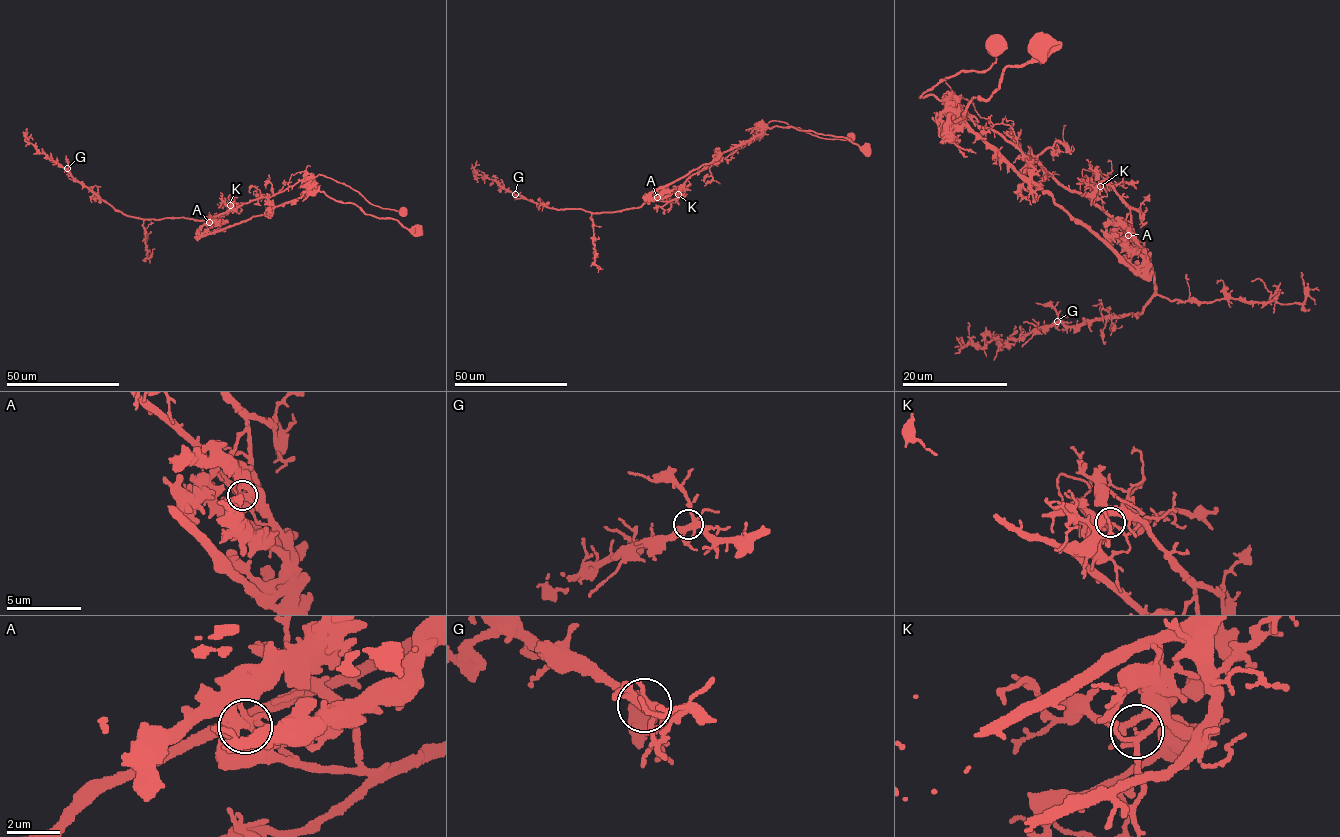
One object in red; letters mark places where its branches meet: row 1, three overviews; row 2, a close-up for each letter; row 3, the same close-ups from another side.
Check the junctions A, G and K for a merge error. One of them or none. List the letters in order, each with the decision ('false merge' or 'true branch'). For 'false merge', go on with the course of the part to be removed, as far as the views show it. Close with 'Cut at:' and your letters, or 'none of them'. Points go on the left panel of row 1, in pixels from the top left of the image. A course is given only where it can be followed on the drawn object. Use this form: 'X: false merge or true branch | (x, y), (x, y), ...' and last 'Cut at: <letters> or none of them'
A: false merge | (209, 222), (234, 207), (201, 220), (142, 219), (122, 214), (29, 143), (26, 137), (29, 138), (31, 134)
G: true branch
K: true branch
Cut at: A

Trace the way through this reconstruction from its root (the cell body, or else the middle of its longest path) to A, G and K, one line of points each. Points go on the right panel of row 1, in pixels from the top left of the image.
A: (1038, 46), (949, 122), (1115, 251), (1140, 255), (1128, 236)
G: (1038, 46), (963, 119), (946, 114), (1003, 136), (1142, 241), (1154, 279), (1137, 317), (1057, 321)
K: (1038, 46), (1004, 68), (987, 101), (971, 98), (963, 119), (946, 114), (962, 111), (1063, 186), (1100, 186)

